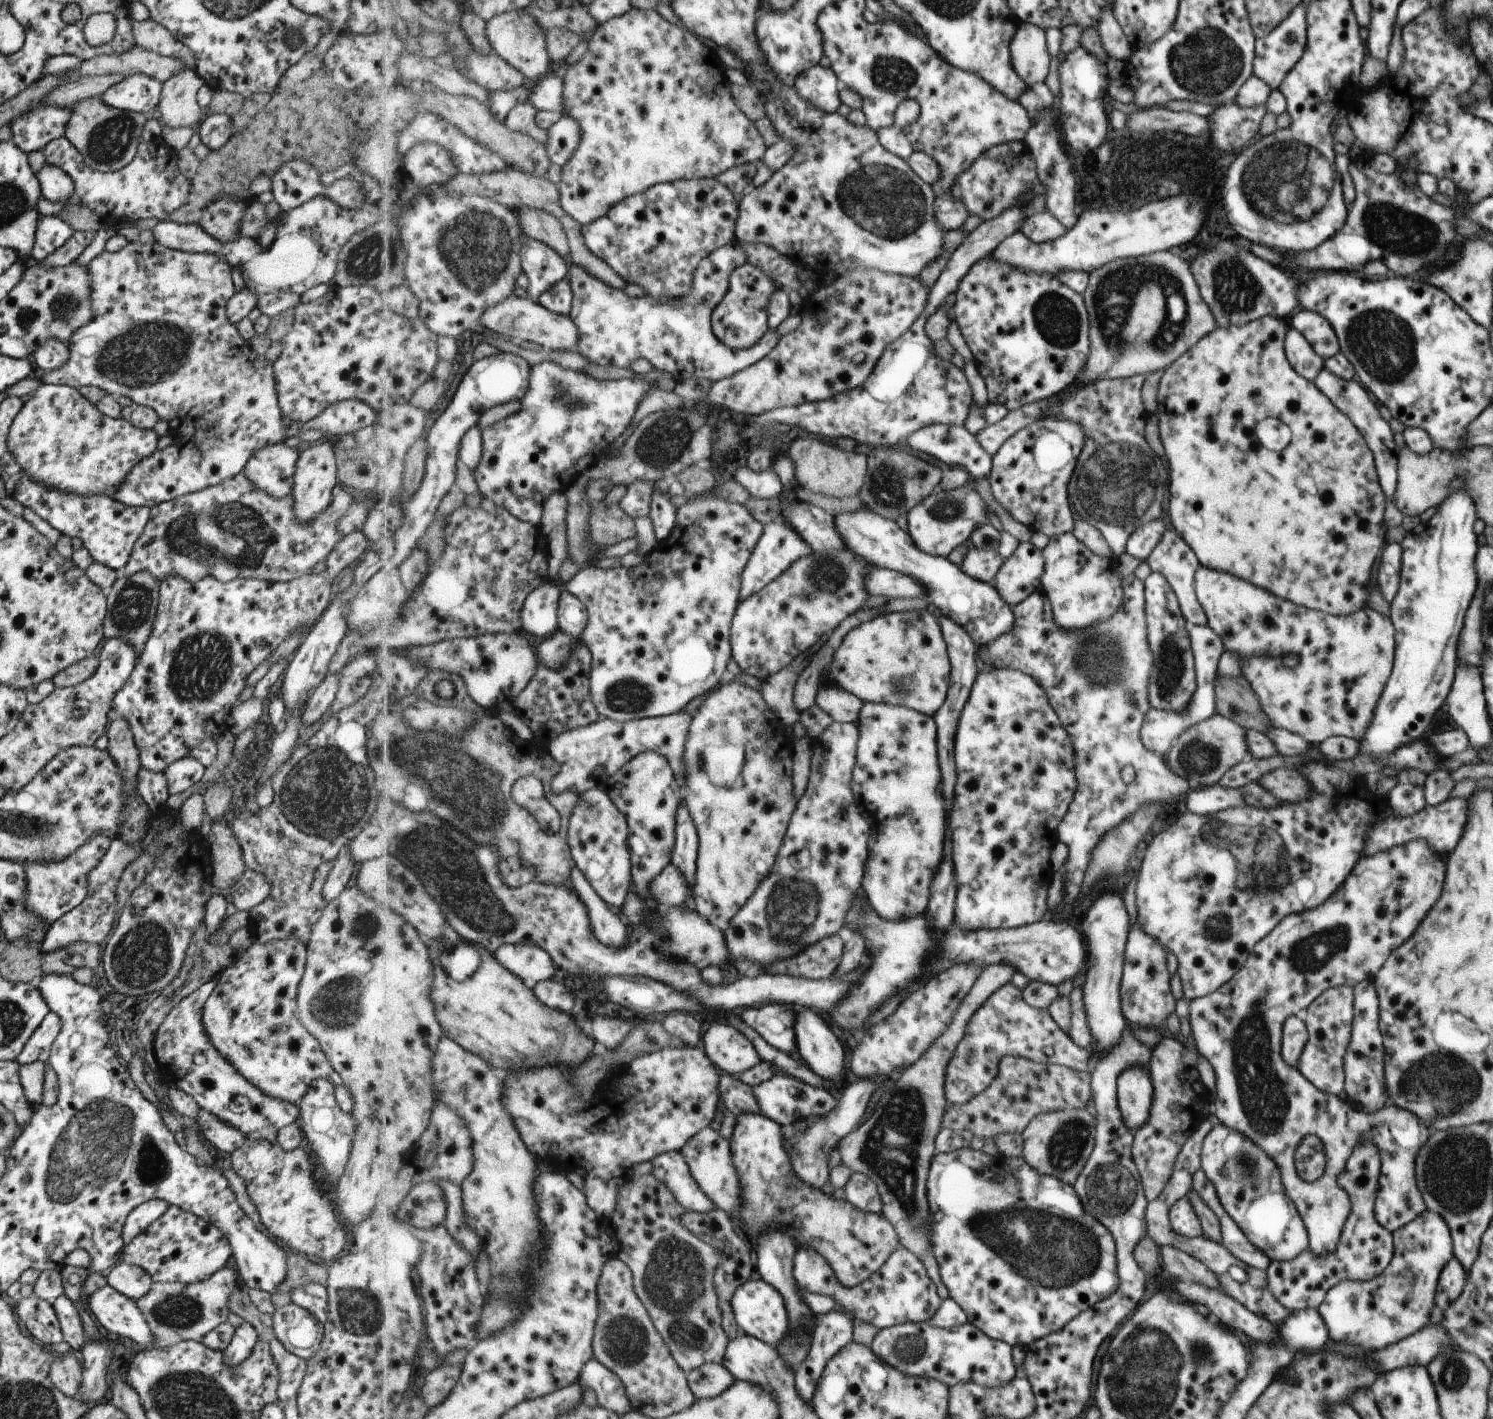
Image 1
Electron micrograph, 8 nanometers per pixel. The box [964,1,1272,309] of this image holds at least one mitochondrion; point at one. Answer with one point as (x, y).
(1207, 63)

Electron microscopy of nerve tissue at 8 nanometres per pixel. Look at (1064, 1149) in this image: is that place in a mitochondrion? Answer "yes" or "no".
yes

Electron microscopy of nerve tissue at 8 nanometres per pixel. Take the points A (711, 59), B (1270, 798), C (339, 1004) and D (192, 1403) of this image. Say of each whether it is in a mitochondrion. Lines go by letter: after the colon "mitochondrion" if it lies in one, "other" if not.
A: other
B: other
C: mitochondrion
D: mitochondrion

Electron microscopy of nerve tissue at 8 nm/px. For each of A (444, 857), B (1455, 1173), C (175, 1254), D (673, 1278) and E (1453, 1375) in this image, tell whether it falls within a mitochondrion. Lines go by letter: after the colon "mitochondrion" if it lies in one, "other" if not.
A: mitochondrion
B: mitochondrion
C: other
D: mitochondrion
E: mitochondrion

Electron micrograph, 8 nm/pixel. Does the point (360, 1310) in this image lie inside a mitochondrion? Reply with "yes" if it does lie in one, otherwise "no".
yes

